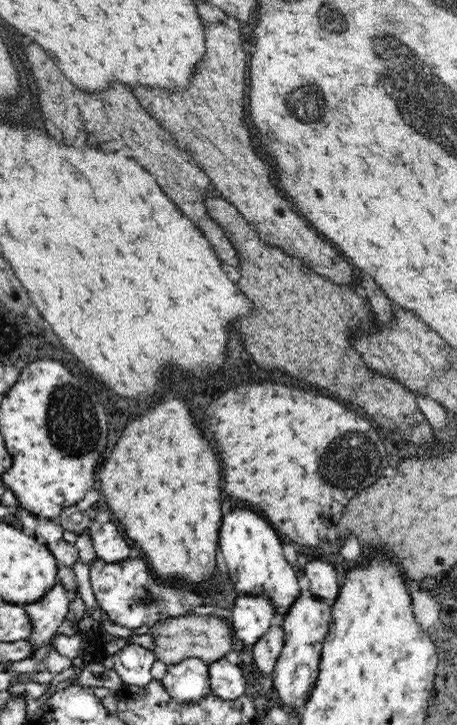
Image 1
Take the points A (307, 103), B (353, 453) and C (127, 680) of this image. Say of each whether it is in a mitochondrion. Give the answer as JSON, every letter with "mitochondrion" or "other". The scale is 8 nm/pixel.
{"A":"mitochondrion","B":"mitochondrion","C":"other"}

